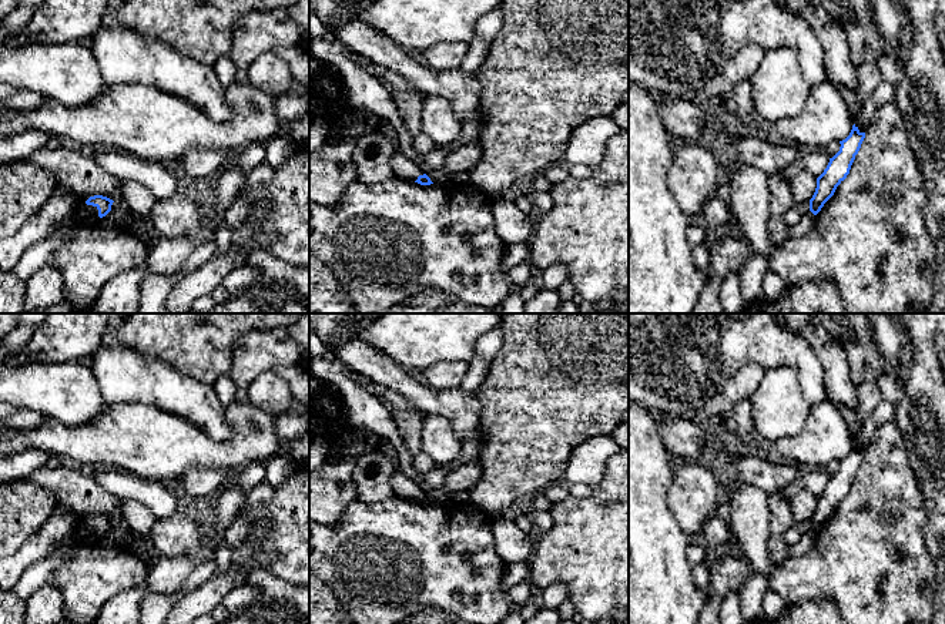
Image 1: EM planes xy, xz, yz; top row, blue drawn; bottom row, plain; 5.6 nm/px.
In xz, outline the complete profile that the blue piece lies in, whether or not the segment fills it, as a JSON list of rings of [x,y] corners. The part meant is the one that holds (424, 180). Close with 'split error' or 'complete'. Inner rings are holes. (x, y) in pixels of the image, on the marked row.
[[[398,144],[392,154],[392,168],[396,177],[418,182],[420,185],[433,184],[430,178],[419,168],[419,165],[416,165],[399,150]]] | split error

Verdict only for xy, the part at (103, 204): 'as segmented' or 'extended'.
extended

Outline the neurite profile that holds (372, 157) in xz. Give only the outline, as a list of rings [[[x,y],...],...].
[[[386,130],[358,137],[352,154],[358,181],[362,184],[379,184],[396,177],[392,168],[395,147],[395,138]]]

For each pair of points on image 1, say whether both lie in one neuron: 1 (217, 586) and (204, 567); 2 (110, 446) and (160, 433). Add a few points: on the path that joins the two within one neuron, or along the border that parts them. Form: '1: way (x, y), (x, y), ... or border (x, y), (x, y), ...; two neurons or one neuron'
1: border (215, 573), (184, 596); two neurons
2: way (123, 439), (147, 439); one neuron

